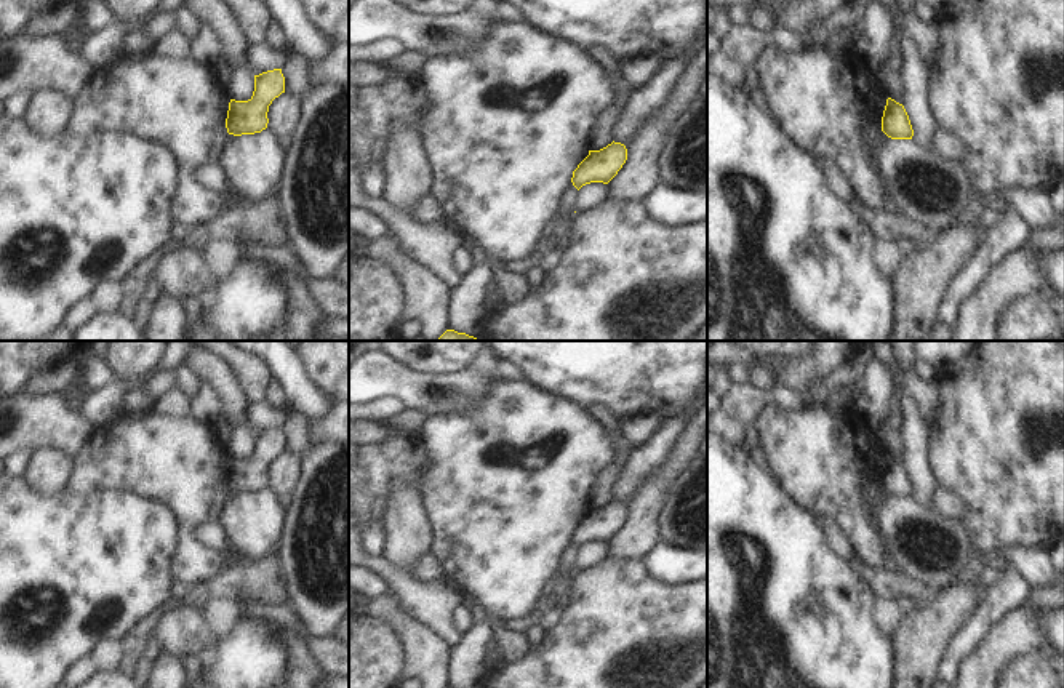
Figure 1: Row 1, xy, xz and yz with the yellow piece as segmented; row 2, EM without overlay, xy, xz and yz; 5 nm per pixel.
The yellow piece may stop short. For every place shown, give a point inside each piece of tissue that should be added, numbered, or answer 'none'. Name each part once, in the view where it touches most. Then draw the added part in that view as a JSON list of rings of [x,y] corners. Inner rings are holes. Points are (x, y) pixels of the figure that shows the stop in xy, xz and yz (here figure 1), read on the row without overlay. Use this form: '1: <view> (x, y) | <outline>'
none

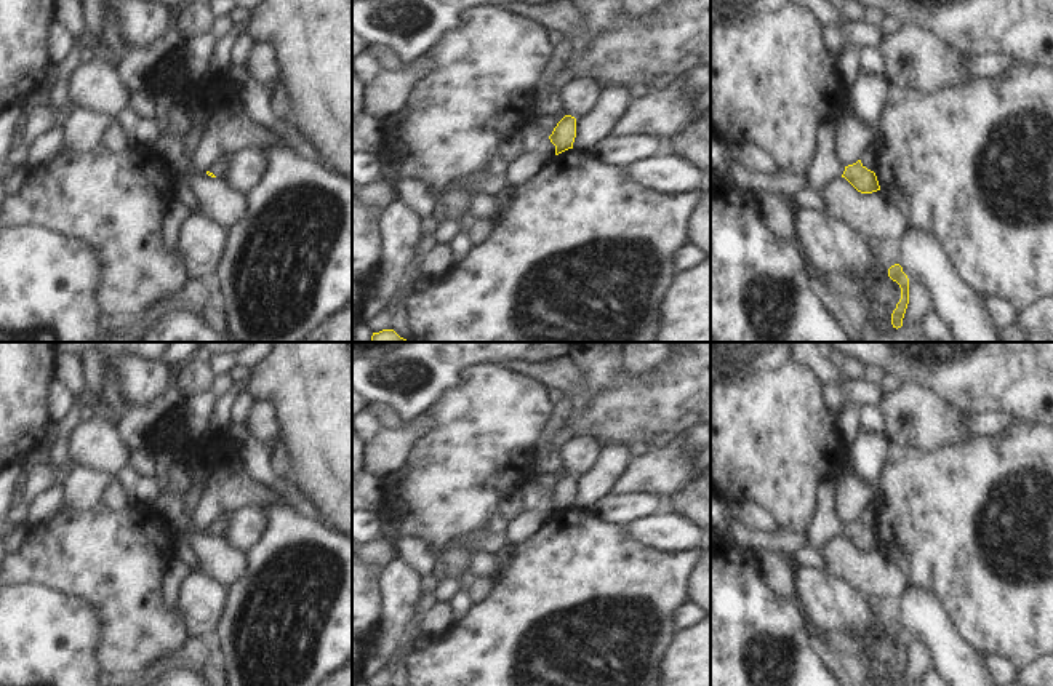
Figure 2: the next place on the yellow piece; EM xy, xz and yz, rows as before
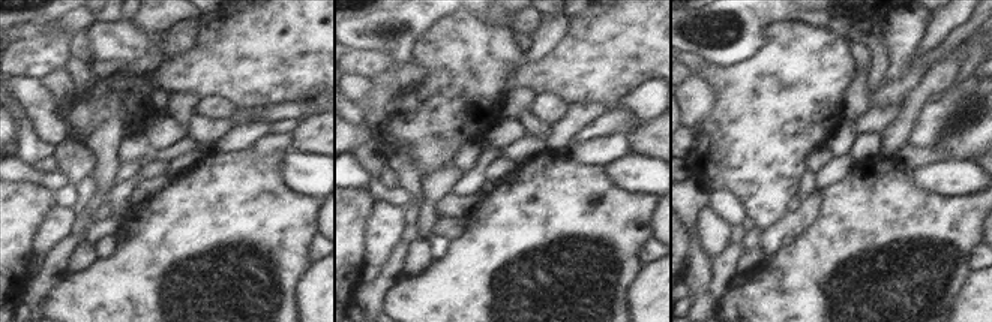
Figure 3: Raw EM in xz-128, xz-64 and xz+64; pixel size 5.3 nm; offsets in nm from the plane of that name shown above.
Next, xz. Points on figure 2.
1: xz (578, 454) | [[[581,437],[570,440],[560,449],[560,459],[567,473],[581,477],[587,472],[600,453],[600,446],[591,437]]]

